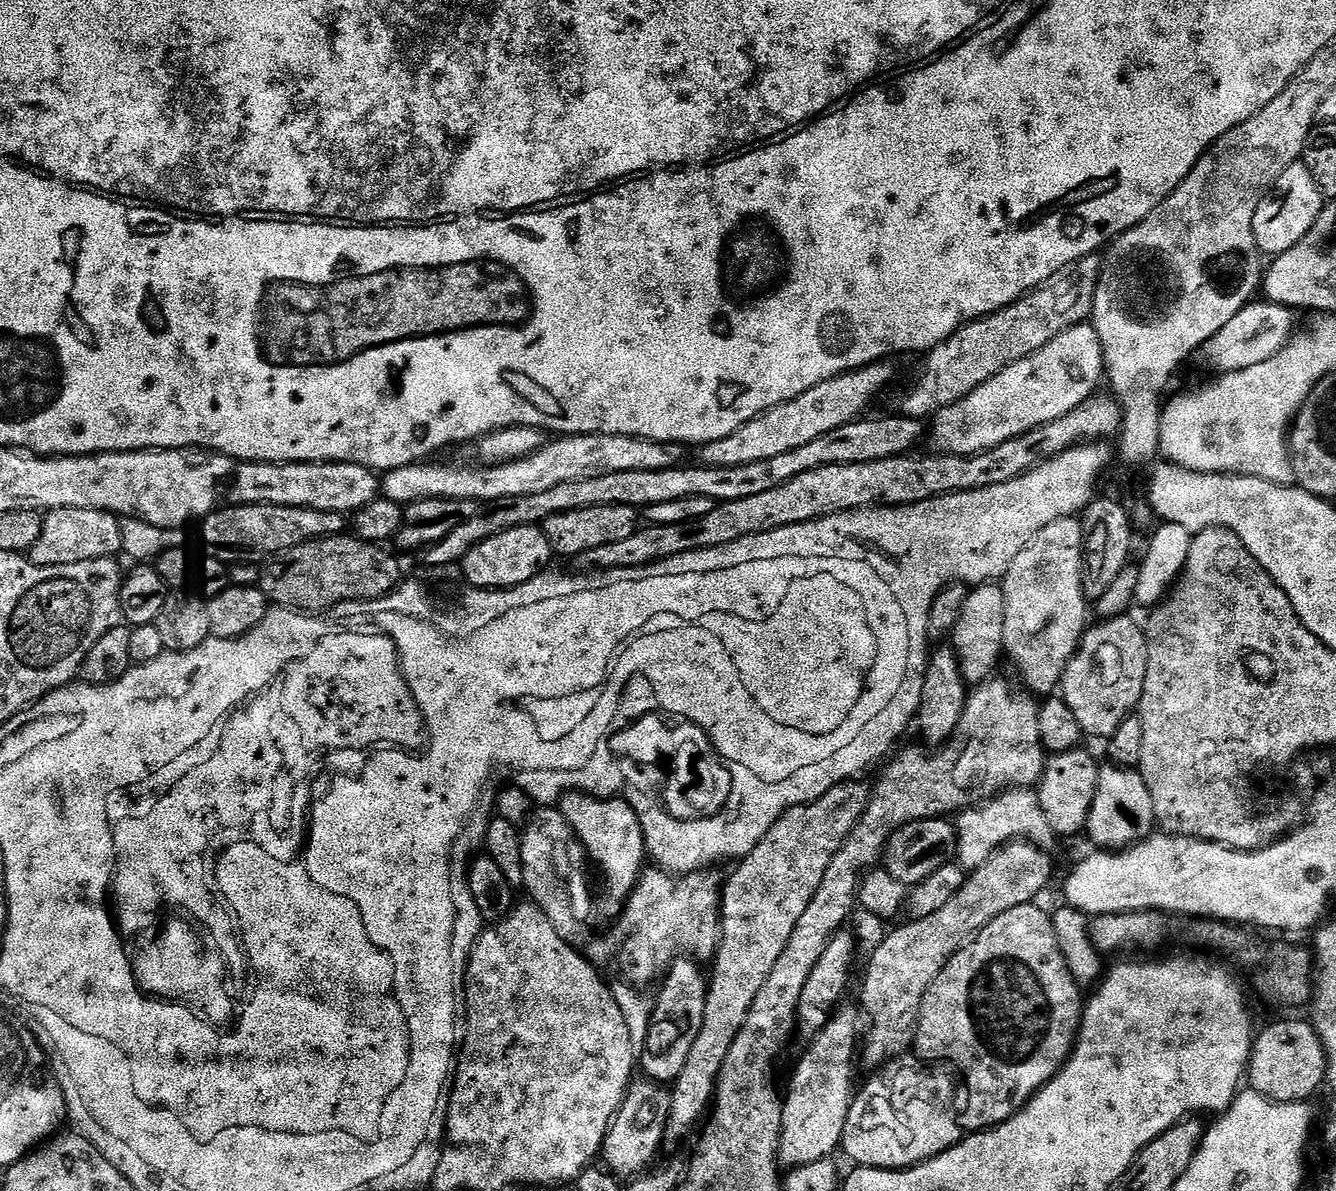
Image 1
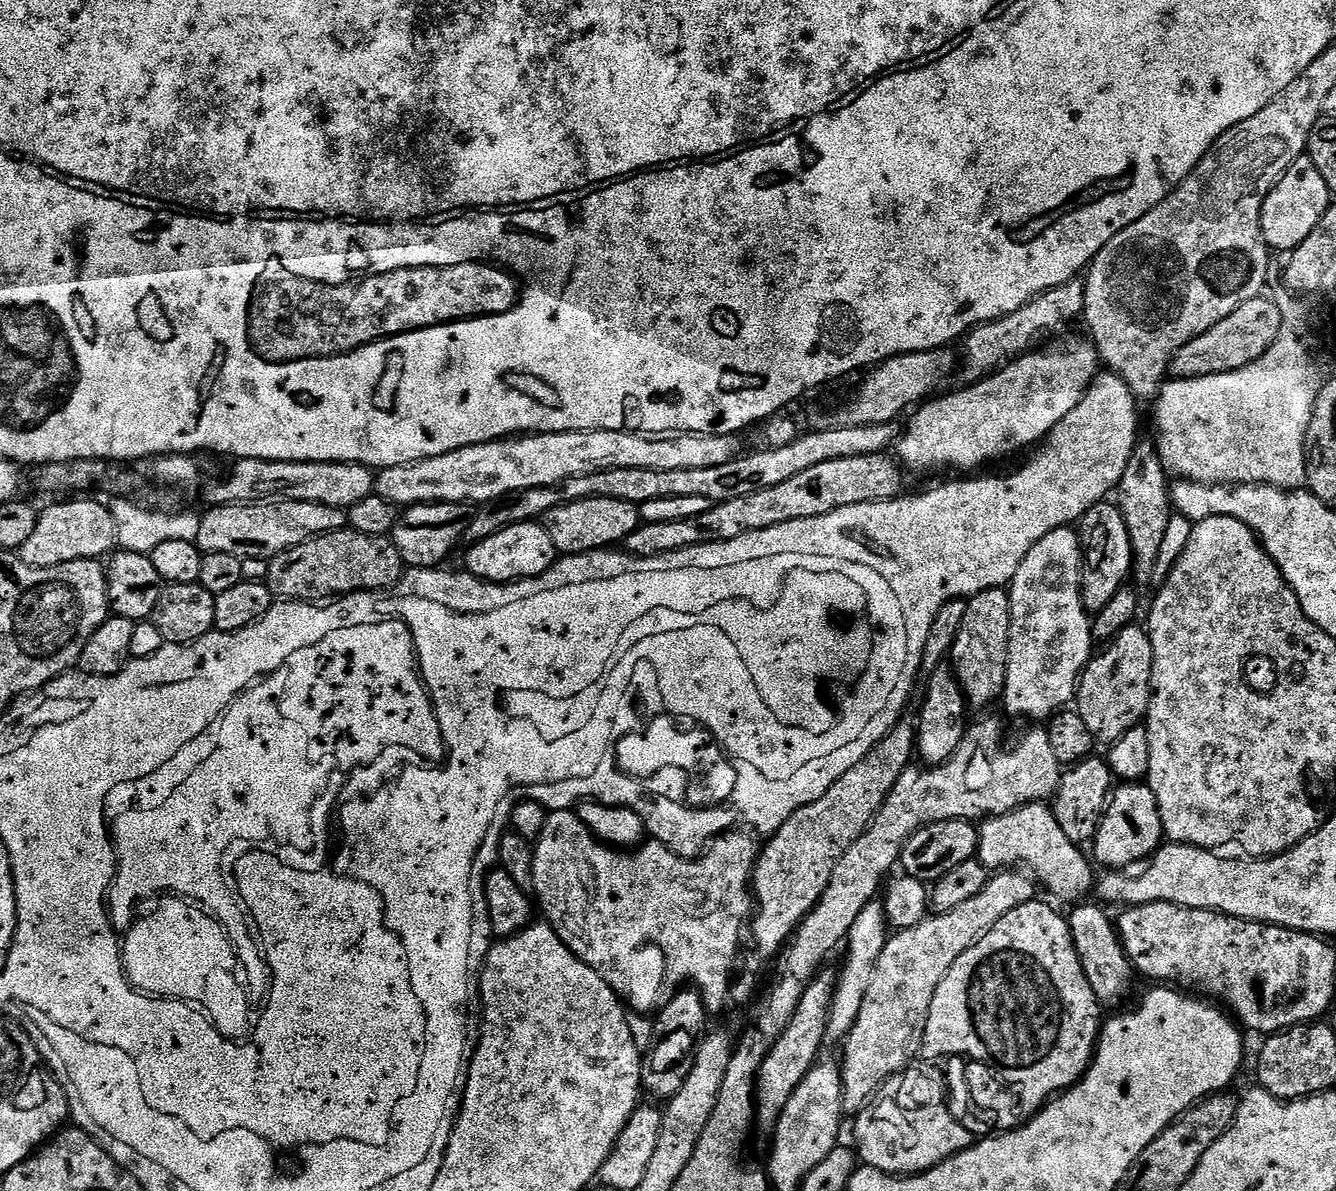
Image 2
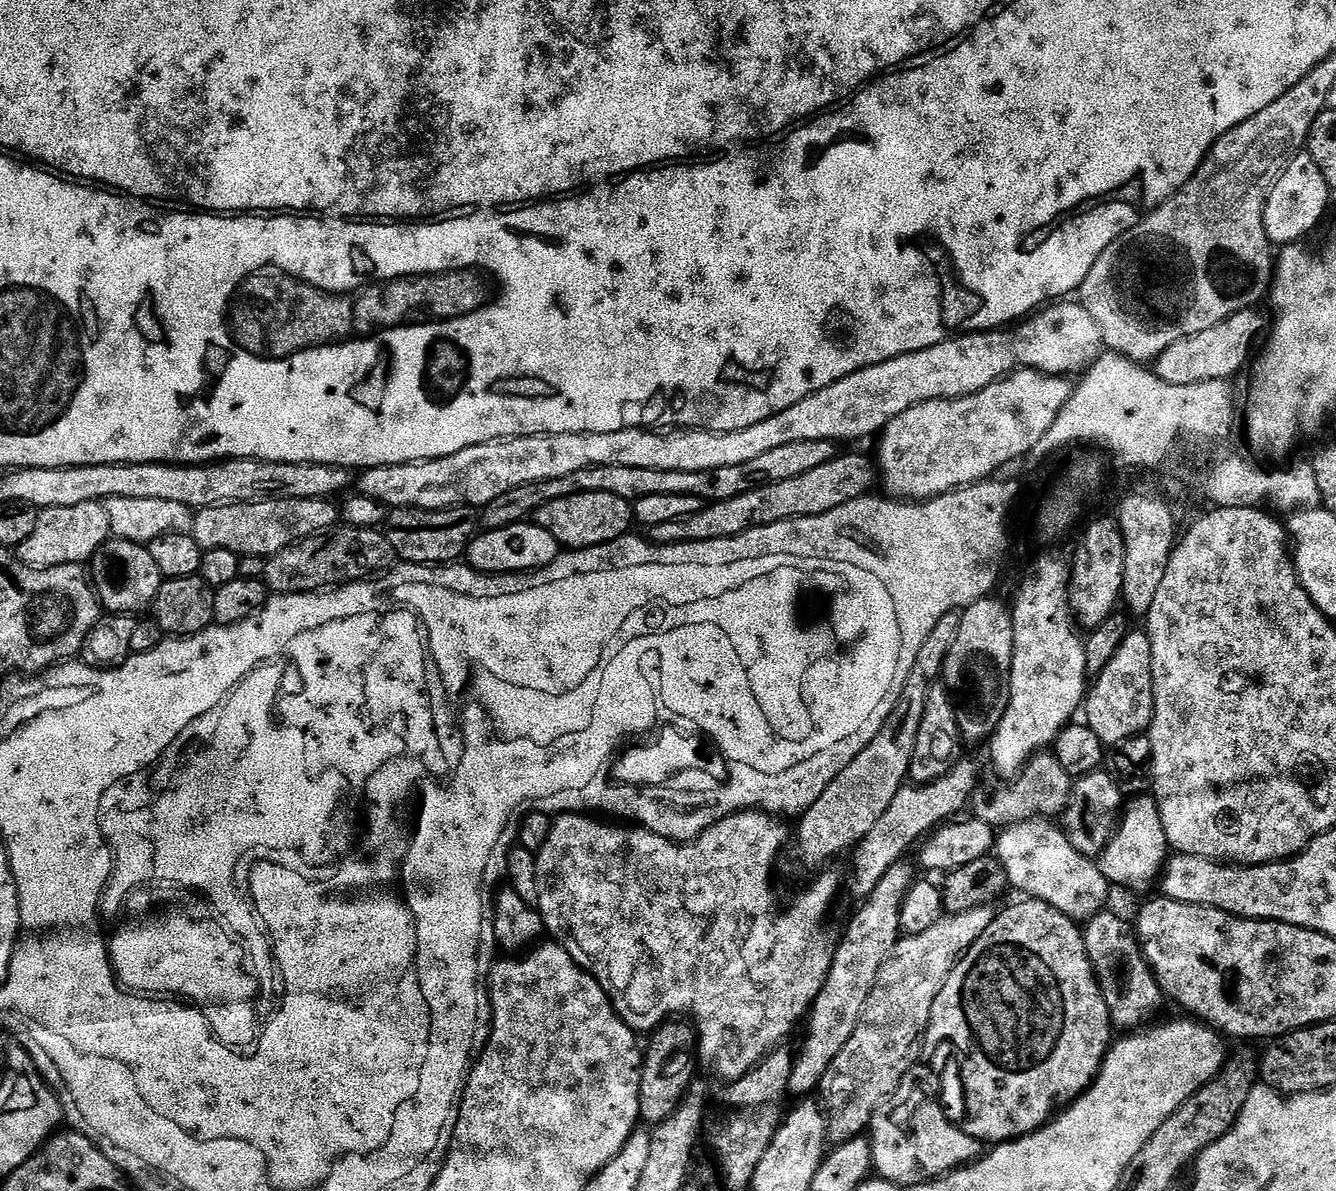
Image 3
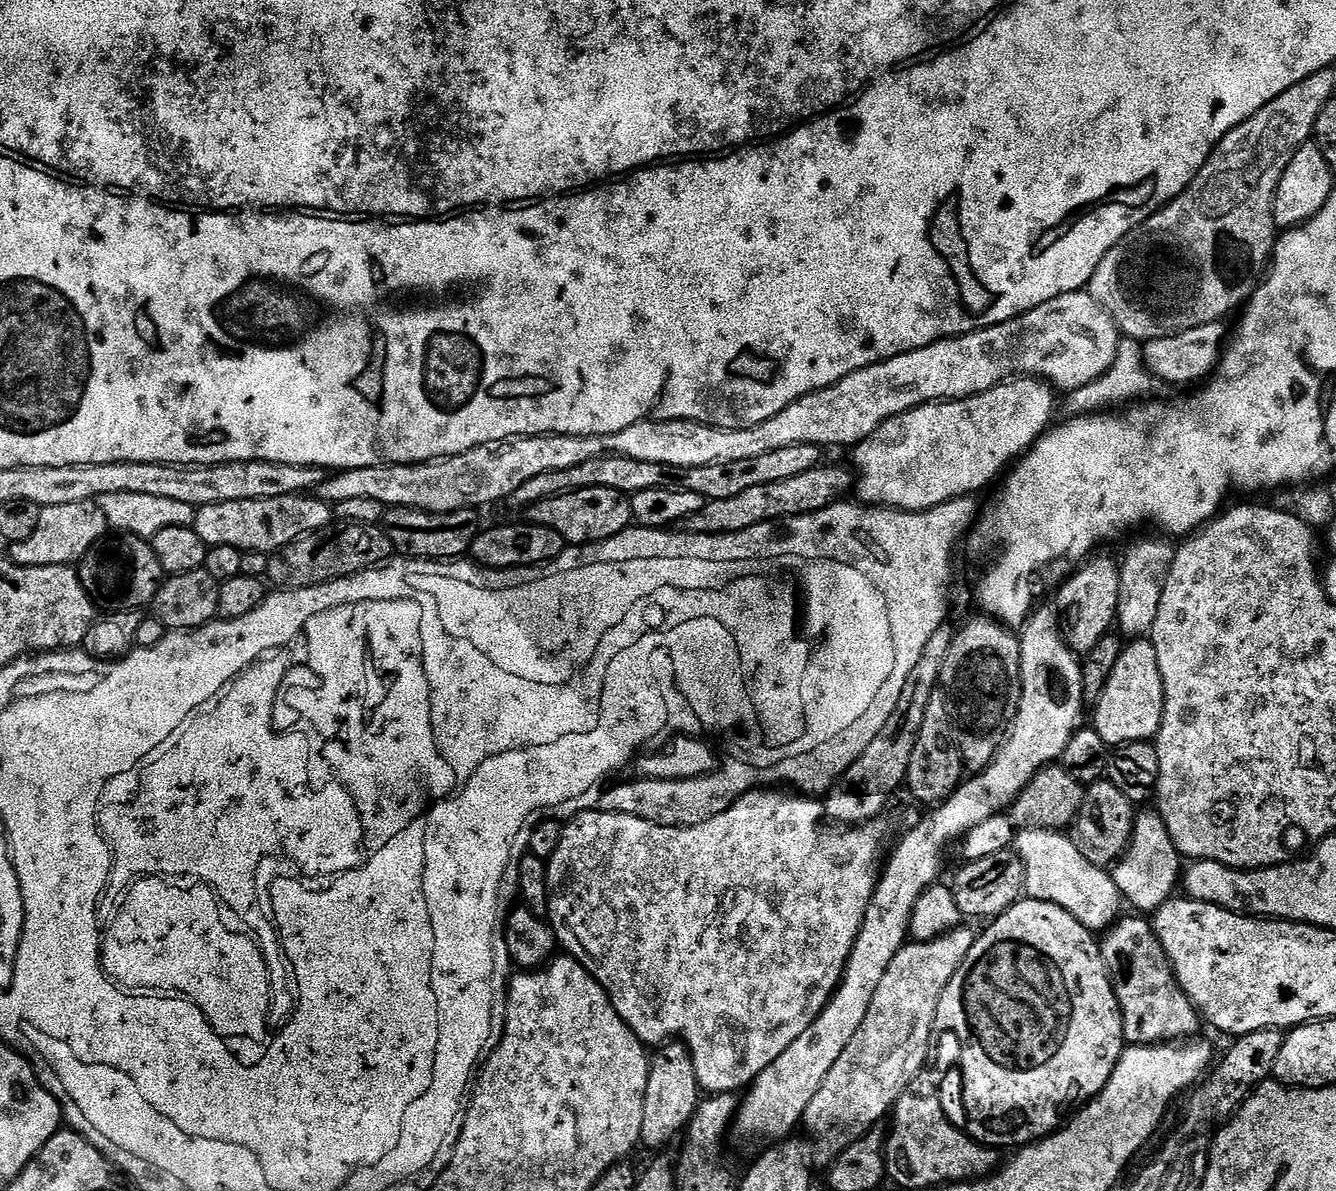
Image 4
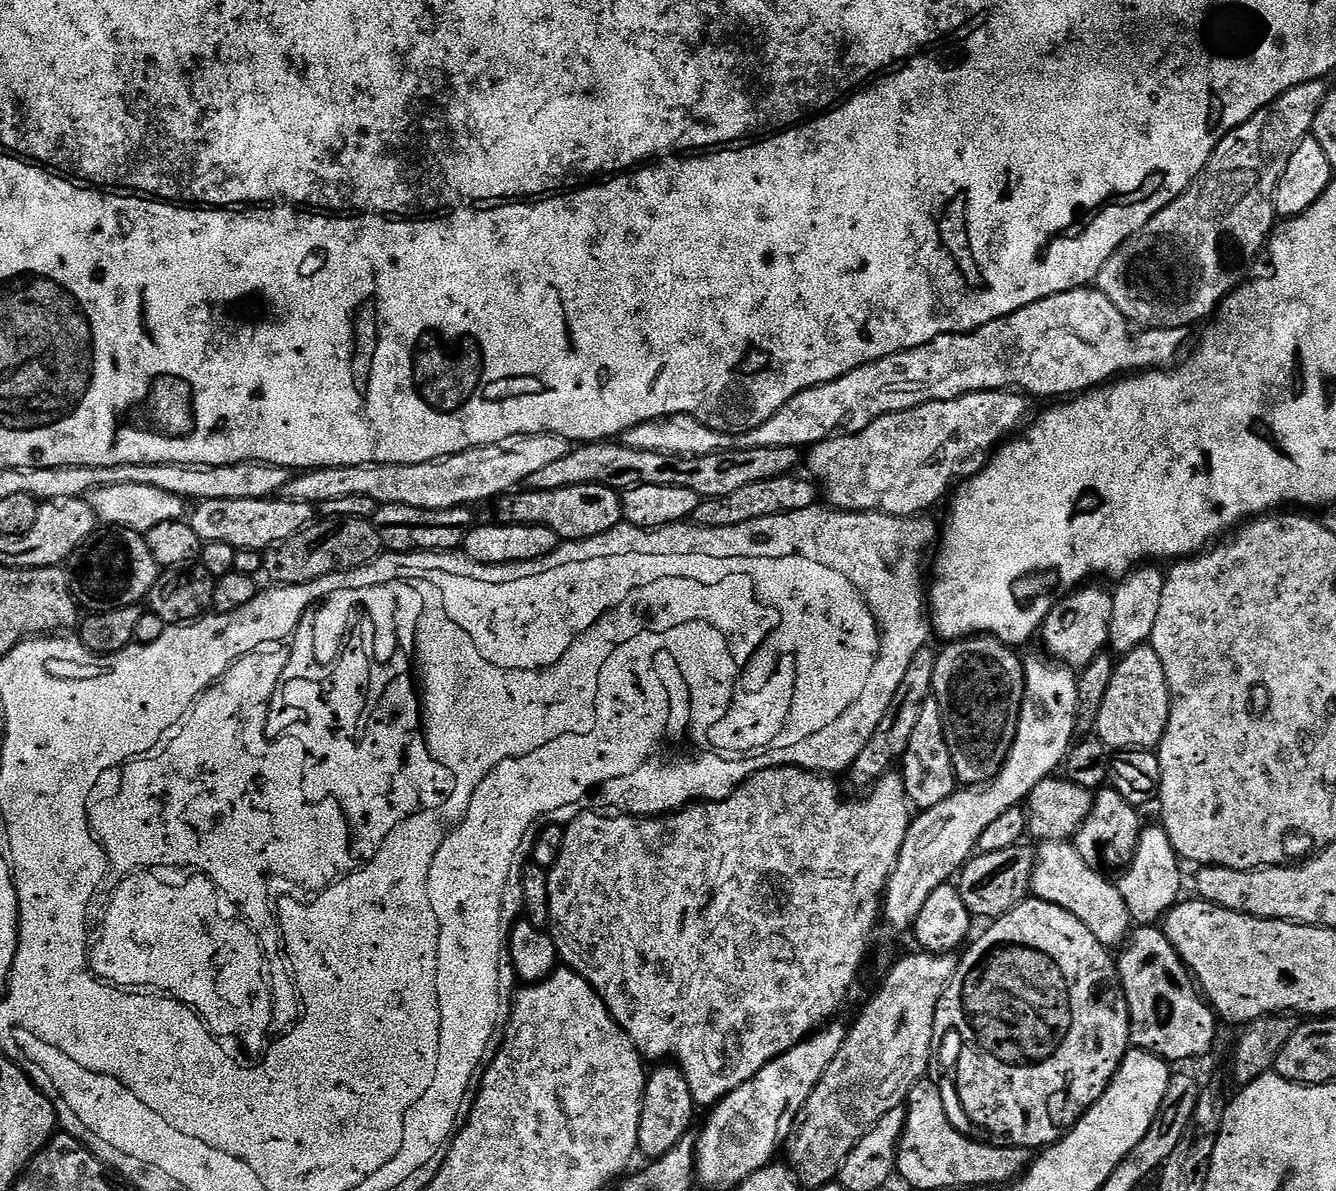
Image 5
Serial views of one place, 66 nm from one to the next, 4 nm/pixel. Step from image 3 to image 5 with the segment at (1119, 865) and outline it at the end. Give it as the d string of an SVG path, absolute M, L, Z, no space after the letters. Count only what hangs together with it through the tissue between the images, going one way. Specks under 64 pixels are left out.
M1145 827L1140 833L1138 850L1131 864L1118 880L1120 893L1126 902L1126 910L1137 925L1152 926L1163 921L1168 911L1181 899L1180 867L1181 861L1164 827Z

